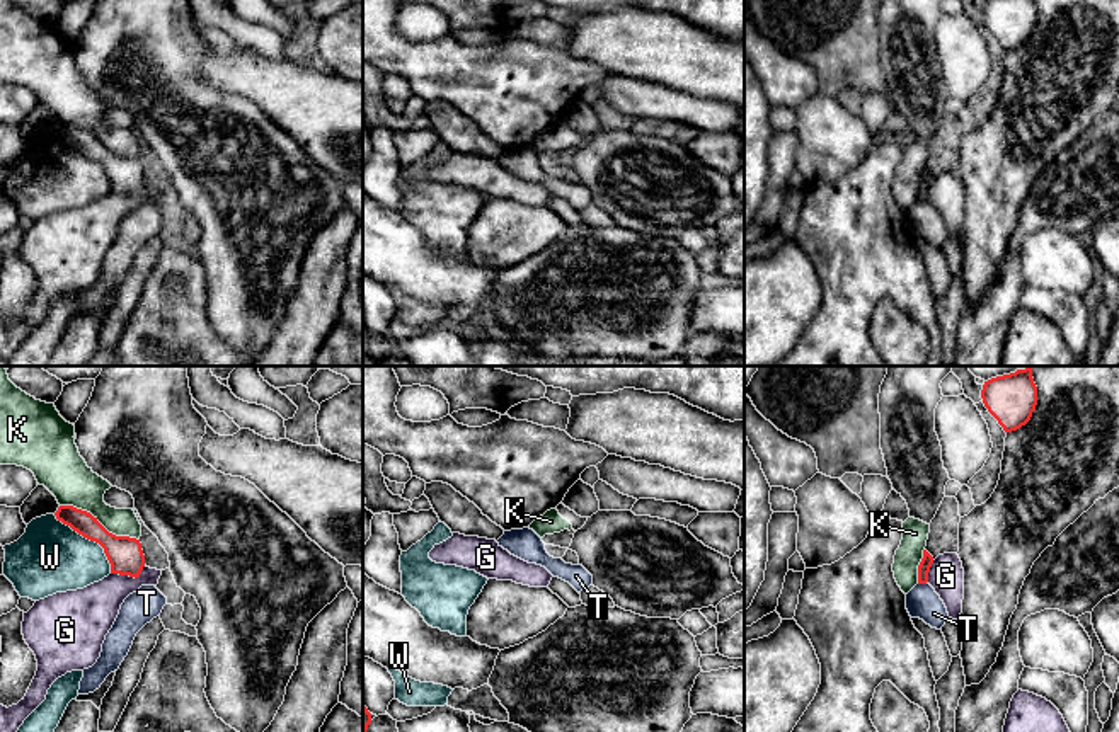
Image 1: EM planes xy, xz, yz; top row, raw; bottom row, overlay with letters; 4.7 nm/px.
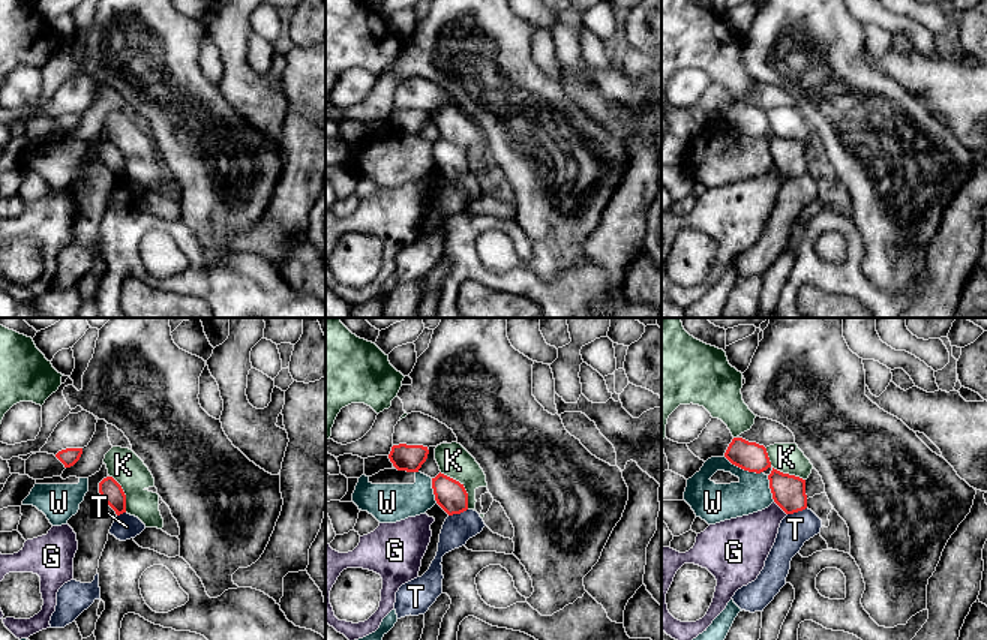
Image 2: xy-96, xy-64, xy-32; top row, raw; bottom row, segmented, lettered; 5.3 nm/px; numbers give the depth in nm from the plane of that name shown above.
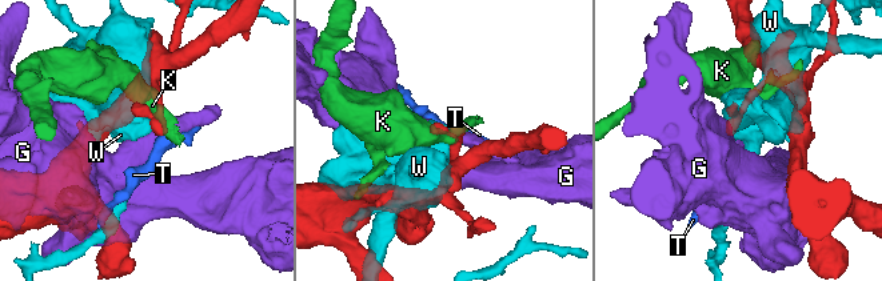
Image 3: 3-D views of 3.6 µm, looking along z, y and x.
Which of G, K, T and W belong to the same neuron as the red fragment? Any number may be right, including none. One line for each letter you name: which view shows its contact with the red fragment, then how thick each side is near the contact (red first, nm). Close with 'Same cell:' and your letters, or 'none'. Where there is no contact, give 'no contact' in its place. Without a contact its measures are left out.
Same cell: none

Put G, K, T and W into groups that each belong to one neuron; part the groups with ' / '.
G / K / T / W

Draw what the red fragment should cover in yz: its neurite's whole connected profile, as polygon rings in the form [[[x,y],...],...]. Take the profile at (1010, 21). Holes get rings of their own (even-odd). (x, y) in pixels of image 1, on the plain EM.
[[[984,0],[981,17],[1005,51],[1025,44],[1037,24],[1034,0]]]

